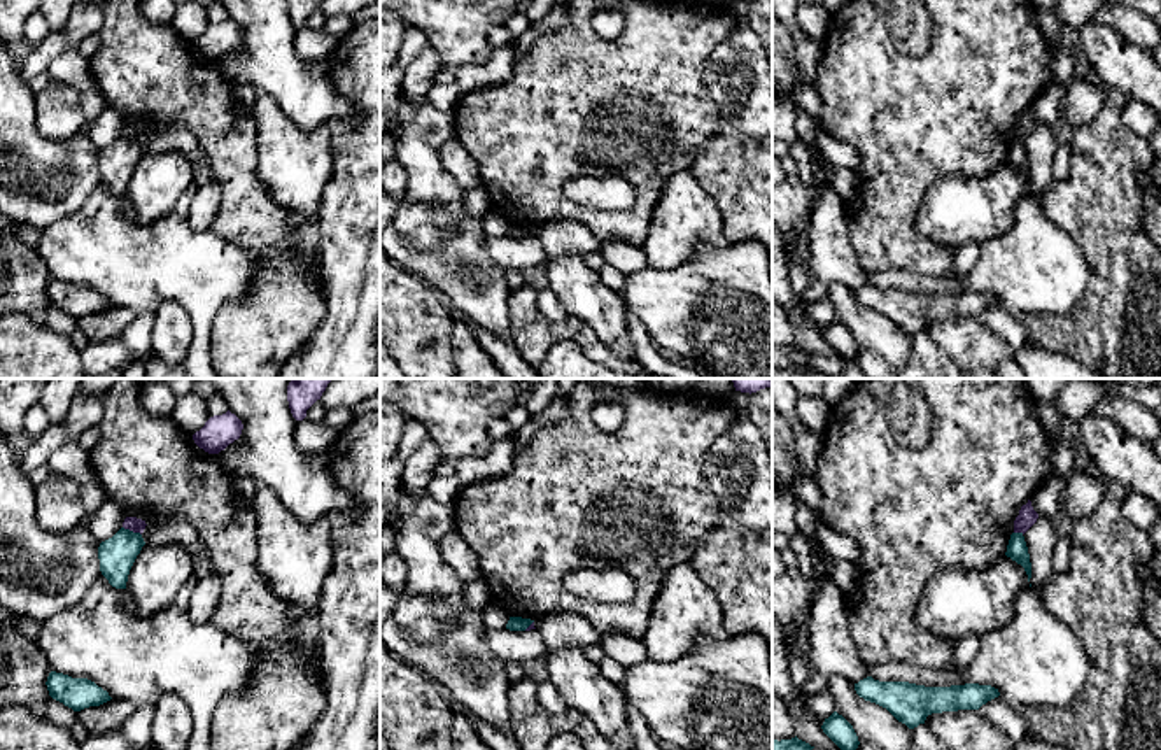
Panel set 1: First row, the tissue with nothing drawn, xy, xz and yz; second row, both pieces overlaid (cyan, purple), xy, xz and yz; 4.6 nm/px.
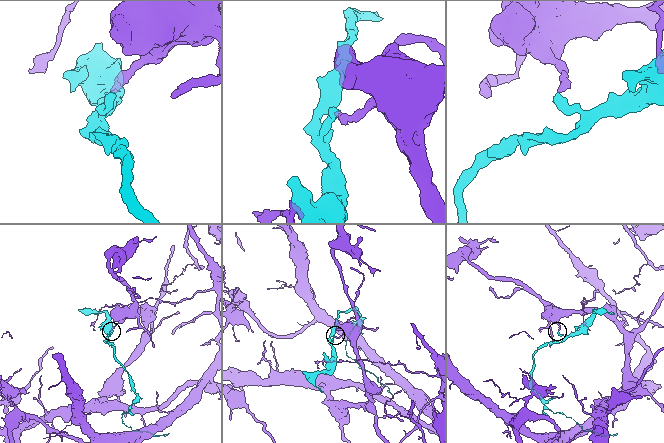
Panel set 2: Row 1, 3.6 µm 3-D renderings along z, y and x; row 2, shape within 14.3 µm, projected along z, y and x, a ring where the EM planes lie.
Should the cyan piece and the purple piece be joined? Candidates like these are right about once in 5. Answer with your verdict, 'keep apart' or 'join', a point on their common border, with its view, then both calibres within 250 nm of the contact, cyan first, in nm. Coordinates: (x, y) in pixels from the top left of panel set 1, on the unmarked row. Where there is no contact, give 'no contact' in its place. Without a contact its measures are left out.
keep apart; meets cyan in xy at (132, 139); 160 nm thick on the cyan side, 70 nm on the other

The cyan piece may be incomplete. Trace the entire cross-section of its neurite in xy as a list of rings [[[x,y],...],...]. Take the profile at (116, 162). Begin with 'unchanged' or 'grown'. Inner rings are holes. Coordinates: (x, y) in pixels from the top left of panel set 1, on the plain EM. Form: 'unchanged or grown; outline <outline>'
unchanged; outline [[[121,135],[98,154],[100,179],[116,196],[126,196],[130,177],[145,152],[140,140]]]

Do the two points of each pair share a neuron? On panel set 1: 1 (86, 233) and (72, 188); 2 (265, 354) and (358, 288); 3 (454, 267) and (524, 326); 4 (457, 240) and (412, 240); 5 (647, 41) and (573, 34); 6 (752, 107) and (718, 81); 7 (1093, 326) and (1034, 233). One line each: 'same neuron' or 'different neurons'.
1: different neurons
2: different neurons
3: different neurons
4: same neuron
5: same neuron
6: same neuron
7: different neurons

